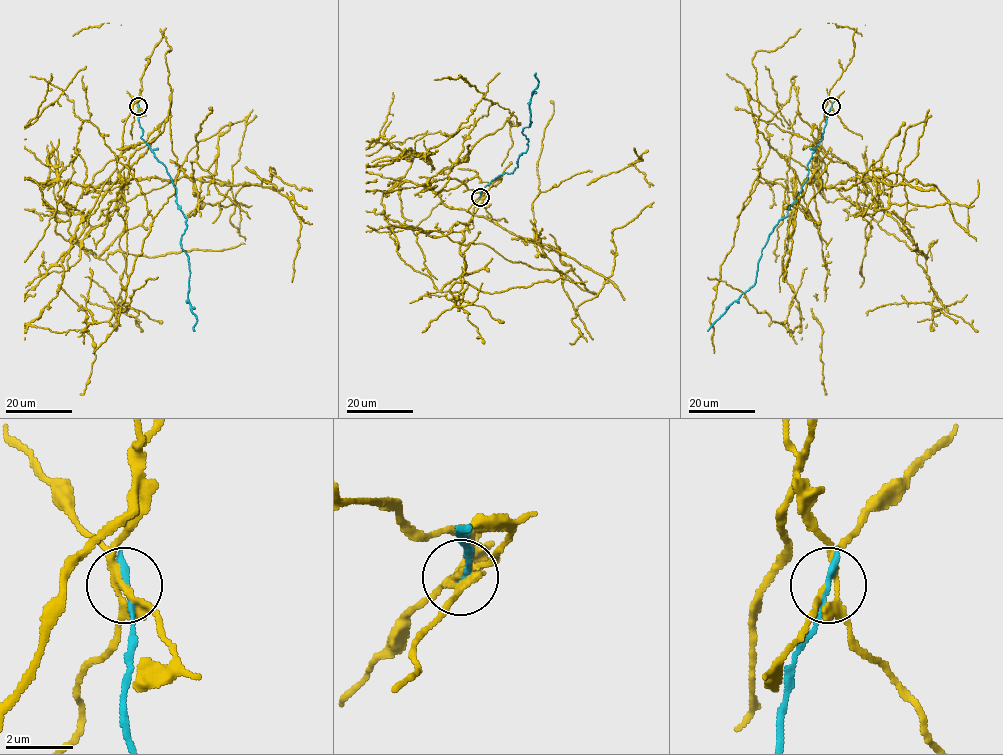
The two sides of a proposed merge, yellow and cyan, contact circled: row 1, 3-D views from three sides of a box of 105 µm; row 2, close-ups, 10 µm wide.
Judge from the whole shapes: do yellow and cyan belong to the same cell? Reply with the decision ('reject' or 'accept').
reject

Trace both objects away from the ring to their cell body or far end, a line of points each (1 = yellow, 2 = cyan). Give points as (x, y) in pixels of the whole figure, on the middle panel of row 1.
1: (479, 197), (458, 179), (424, 185), (464, 159), (463, 142), (495, 103), (520, 123), (507, 118), (501, 166)
2: (479, 197), (495, 178), (512, 173), (526, 151), (522, 130), (531, 123), (536, 73)

